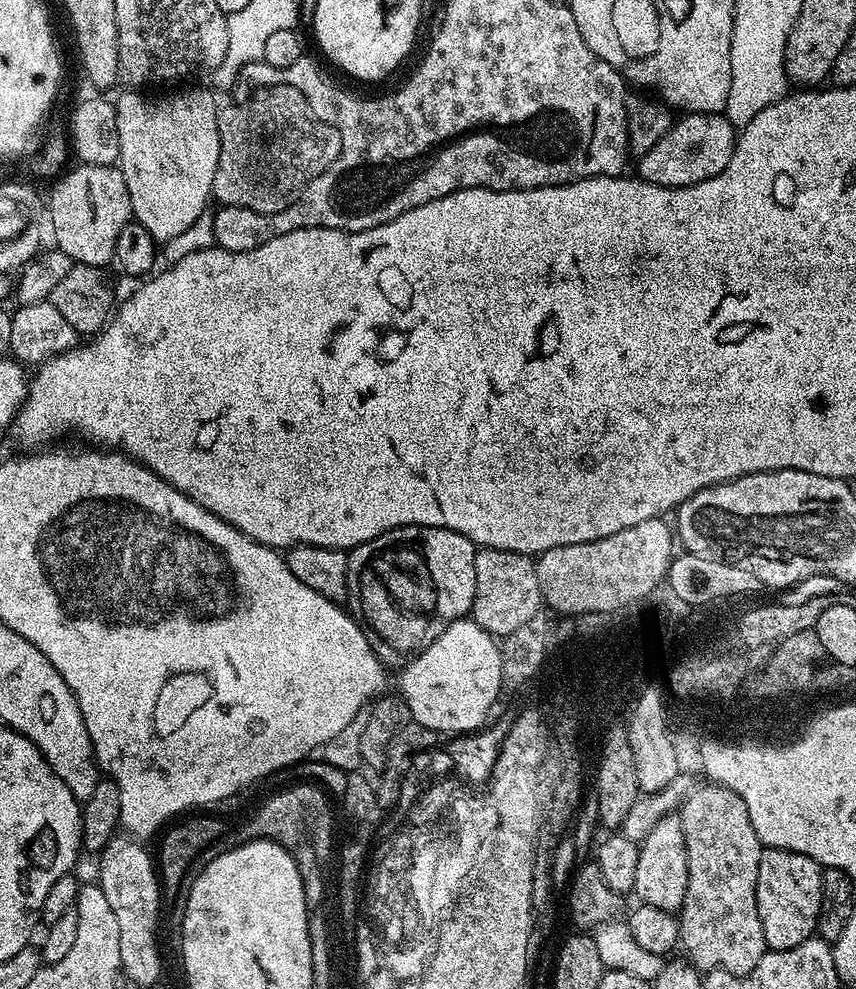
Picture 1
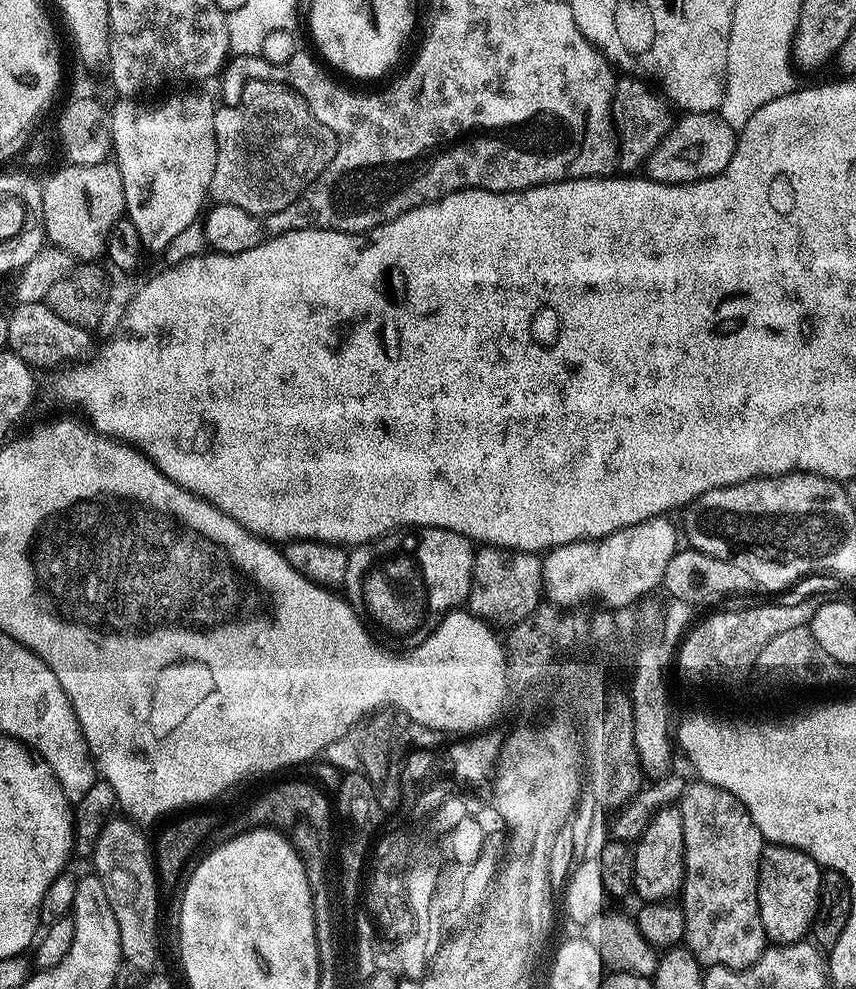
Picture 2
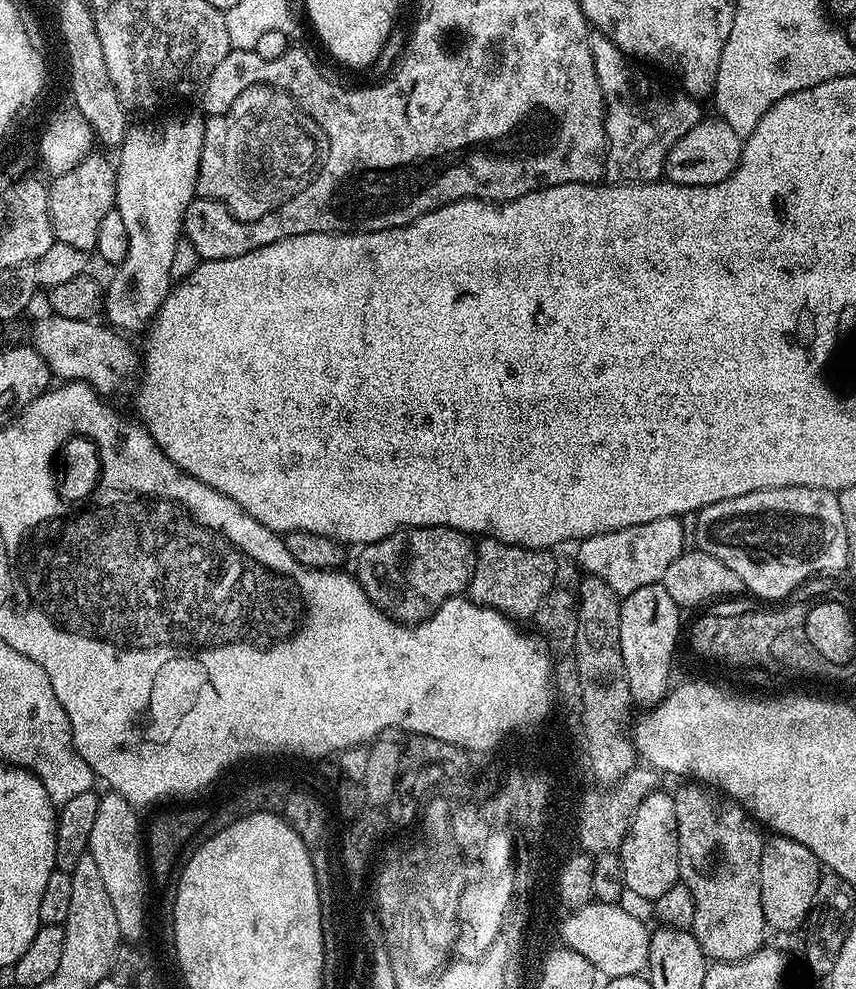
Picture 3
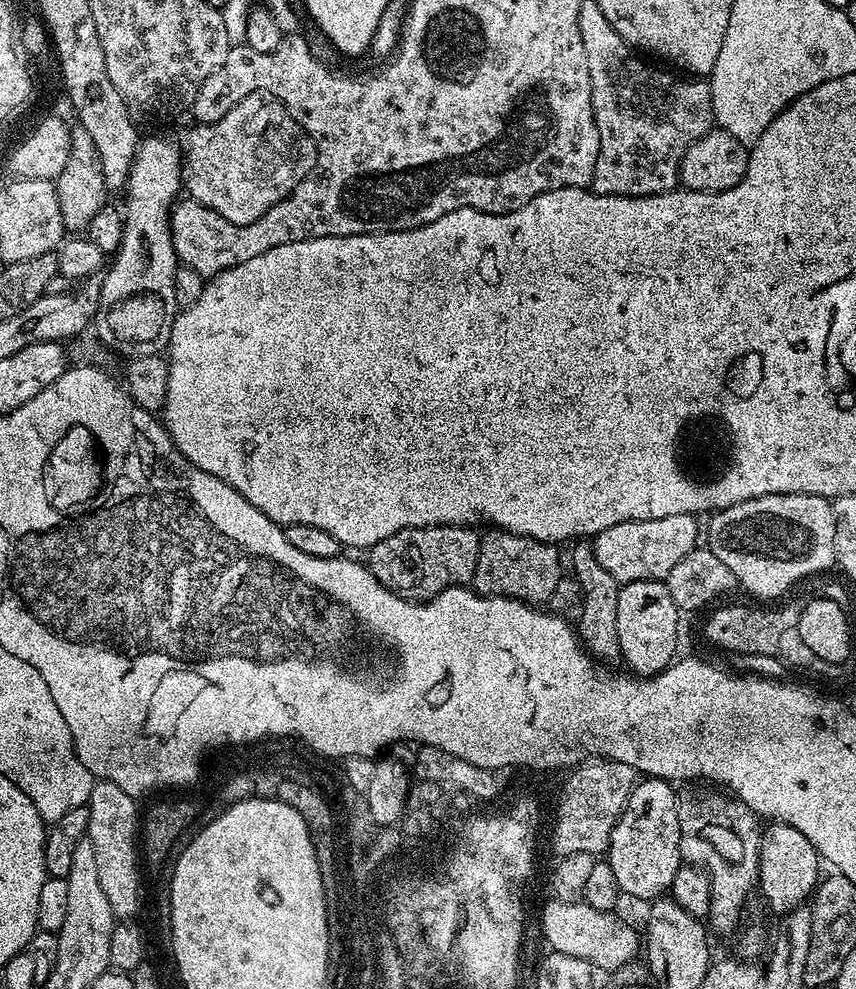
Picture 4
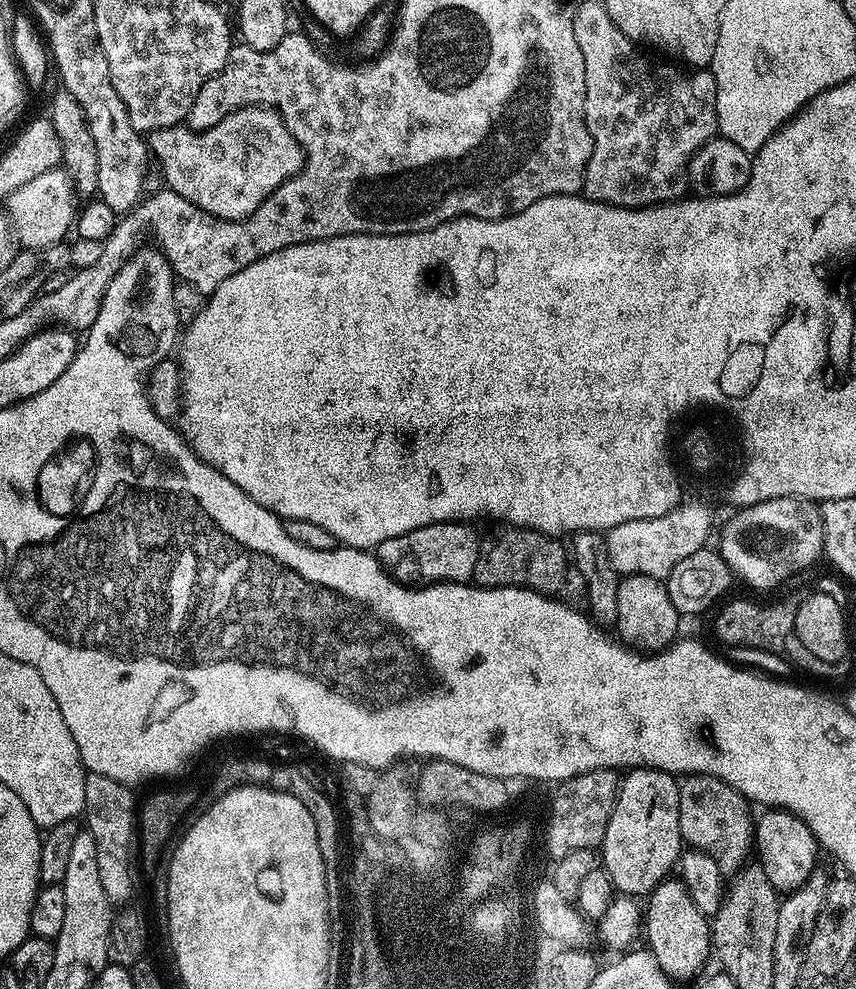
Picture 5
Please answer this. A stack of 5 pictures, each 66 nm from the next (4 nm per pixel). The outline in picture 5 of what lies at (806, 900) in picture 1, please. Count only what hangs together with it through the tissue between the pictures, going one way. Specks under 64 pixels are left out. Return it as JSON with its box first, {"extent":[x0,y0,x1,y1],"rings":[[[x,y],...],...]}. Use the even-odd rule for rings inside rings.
{"extent":[754,810,822,894],"rings":[[[764,810],[754,824],[754,856],[763,865],[772,887],[780,894],[792,893],[802,886],[812,871],[818,868],[816,855],[821,855],[822,849],[816,843],[814,834],[802,818],[792,812],[783,810]]]}

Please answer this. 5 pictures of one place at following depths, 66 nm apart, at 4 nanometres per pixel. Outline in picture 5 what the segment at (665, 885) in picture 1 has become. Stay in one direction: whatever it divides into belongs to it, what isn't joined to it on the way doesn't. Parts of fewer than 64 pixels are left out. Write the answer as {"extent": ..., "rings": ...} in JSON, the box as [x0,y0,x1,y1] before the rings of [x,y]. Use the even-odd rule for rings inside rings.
{"extent":[602,768,682,898],"rings":[[[634,768],[623,773],[602,843],[602,866],[617,893],[644,898],[673,875],[682,851],[679,809],[680,786],[673,773],[657,768]]]}

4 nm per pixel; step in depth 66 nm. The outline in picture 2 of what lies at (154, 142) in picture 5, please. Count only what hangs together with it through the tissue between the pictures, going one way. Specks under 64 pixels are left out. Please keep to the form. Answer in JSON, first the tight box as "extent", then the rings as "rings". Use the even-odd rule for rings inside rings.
{"extent":[208,80,336,218],"rings":[[[250,80],[244,85],[239,102],[217,107],[214,114],[214,134],[216,135],[216,161],[214,162],[214,174],[210,178],[208,187],[209,197],[217,204],[238,206],[238,210],[246,210],[249,217],[252,218],[272,216],[278,210],[286,210],[286,206],[293,204],[319,178],[322,170],[326,170],[326,166],[330,166],[336,153],[335,134],[322,122],[318,122],[318,118],[314,118],[310,106],[306,106],[304,99],[293,88],[286,84],[276,84],[273,80]]]}

